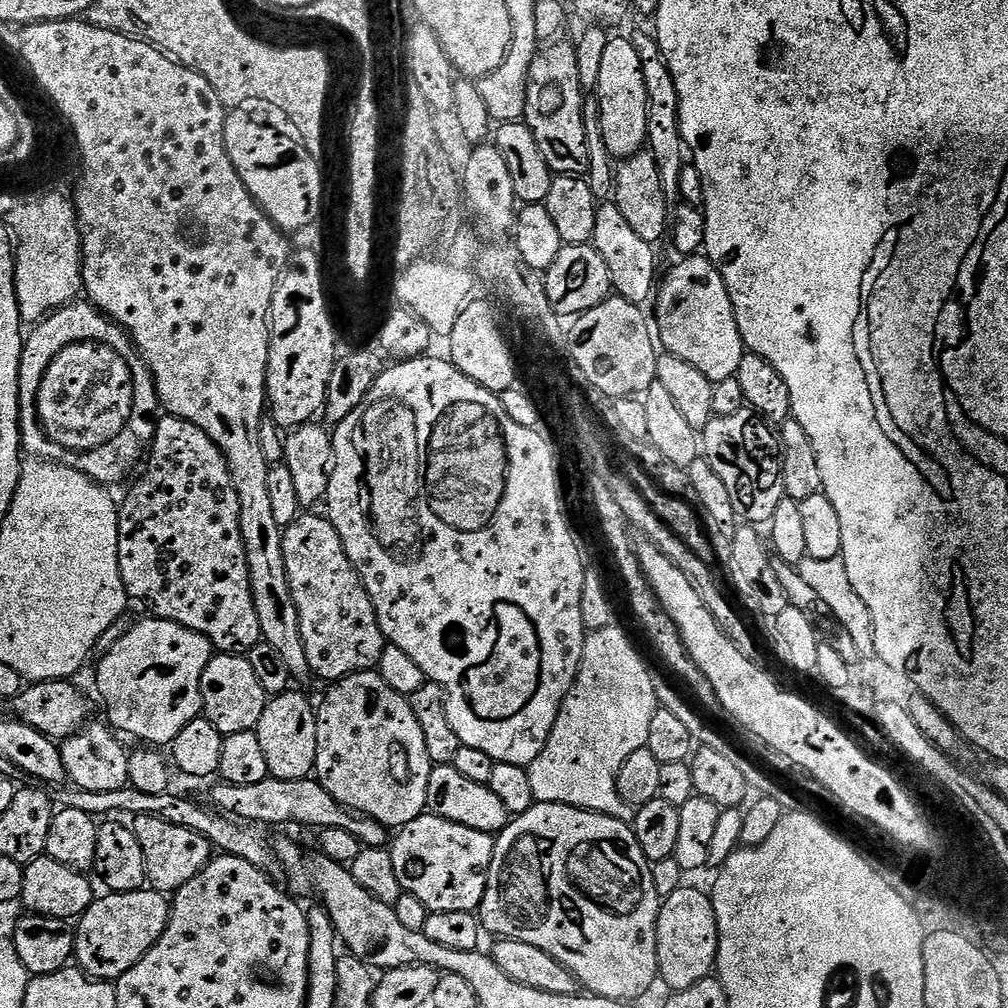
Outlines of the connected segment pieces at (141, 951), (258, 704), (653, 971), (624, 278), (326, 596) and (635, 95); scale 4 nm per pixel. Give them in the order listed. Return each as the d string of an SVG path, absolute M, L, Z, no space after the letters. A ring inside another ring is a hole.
M114 892L93 899L74 928L75 963L93 980L115 982L156 945L168 925L170 900L163 892ZM80 924L80 925L79 925Z
M216 654L206 666L200 683L202 690L202 716L224 735L251 732L262 718L262 710L270 699L262 690L262 682L254 675L247 655Z
M533 803L531 808L527 808L525 812L519 813L515 818L509 819L508 824L495 837L496 845L494 846L494 858L490 862L490 870L488 871L488 881L486 882L486 894L482 898L478 909L478 919L482 925L483 931L492 935L492 938L499 938L501 940L517 940L518 942L526 942L530 946L538 946L538 950L546 950L546 954L550 954L550 958L554 958L562 966L566 966L572 971L573 976L576 977L579 987L587 990L593 996L601 996L602 998L610 998L611 1000L622 1000L631 1002L636 1000L639 996L644 996L652 988L652 983L657 983L660 967L658 966L658 914L660 913L660 905L662 898L658 894L658 890L654 890L654 878L652 877L652 864L642 854L642 846L636 837L636 829L627 820L619 820L613 816L606 814L598 814L597 812L587 812L581 808L574 806L566 806L565 804L538 804Z
M614 202L601 203L594 218L594 234L590 241L592 247L602 254L602 262L606 262L606 270L610 270L610 282L615 295L631 304L647 305L653 299L658 288L656 276L657 249L646 238L642 238L626 222L622 210Z
M297 518L294 523L287 525L284 534L284 557L294 606L298 606L302 642L306 646L306 658L313 673L327 682L335 682L346 676L353 676L356 672L375 669L384 653L386 641L378 626L378 618L368 591L364 589L364 581L350 562L338 530L334 530L334 526L326 518Z
M609 39L602 54L602 70L598 74L594 95L600 99L600 136L609 154L619 158L635 156L648 139L648 108L642 62L631 39Z

